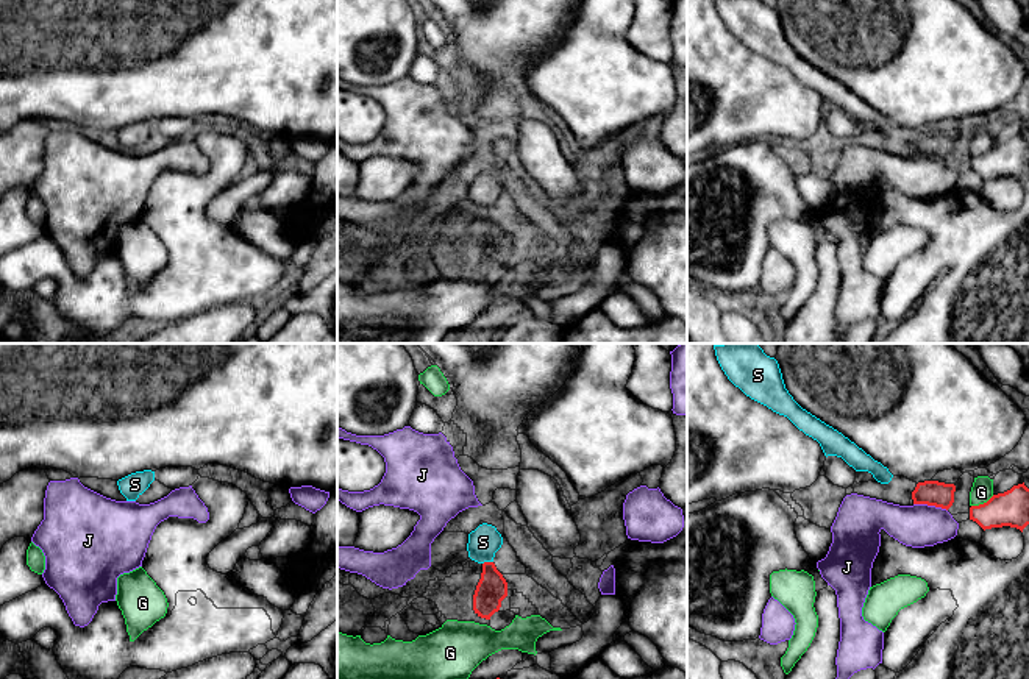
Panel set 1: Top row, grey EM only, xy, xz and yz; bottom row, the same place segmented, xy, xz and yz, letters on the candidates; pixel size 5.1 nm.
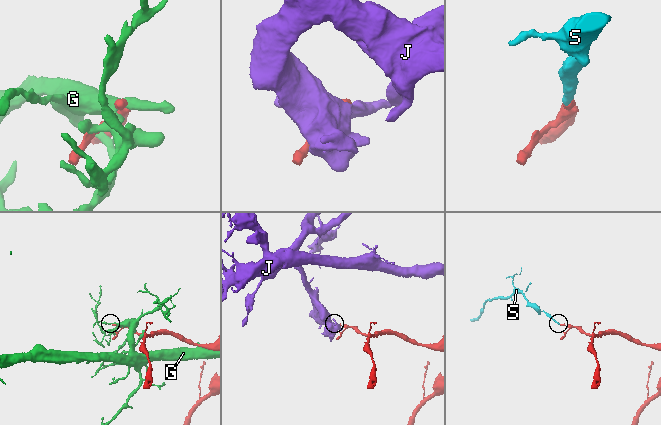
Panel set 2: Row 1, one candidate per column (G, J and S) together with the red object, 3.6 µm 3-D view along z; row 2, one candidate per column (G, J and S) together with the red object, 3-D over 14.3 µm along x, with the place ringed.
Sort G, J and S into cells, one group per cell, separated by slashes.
G / J / S

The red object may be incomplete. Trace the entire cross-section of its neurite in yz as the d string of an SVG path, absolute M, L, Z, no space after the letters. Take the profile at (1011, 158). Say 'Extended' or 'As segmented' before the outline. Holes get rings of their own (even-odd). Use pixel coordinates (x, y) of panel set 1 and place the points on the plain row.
As segmented. M1023 133L1004 144L993 145L984 155L971 156L970 170L984 181L1010 176L1023 183L1029 175L1029 139Z

